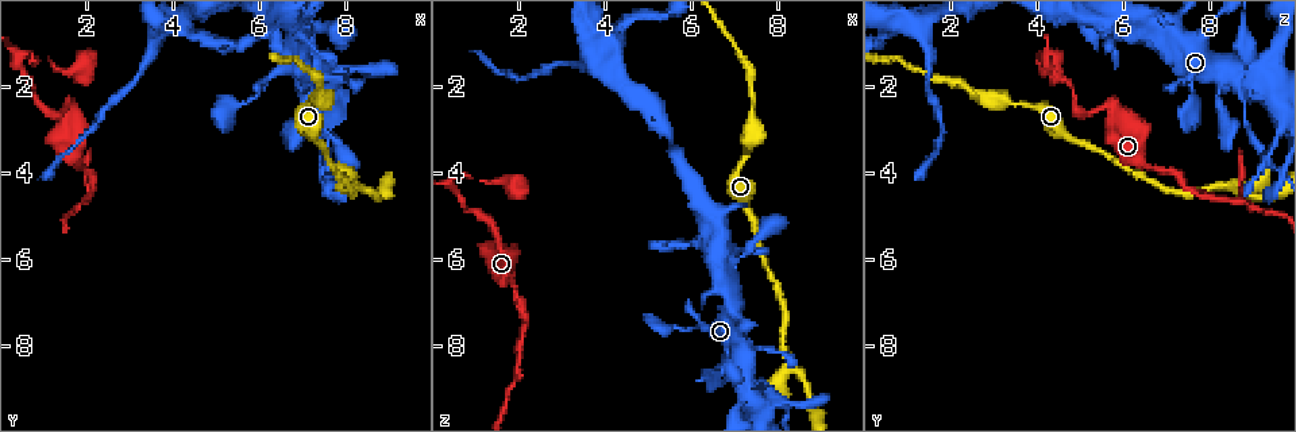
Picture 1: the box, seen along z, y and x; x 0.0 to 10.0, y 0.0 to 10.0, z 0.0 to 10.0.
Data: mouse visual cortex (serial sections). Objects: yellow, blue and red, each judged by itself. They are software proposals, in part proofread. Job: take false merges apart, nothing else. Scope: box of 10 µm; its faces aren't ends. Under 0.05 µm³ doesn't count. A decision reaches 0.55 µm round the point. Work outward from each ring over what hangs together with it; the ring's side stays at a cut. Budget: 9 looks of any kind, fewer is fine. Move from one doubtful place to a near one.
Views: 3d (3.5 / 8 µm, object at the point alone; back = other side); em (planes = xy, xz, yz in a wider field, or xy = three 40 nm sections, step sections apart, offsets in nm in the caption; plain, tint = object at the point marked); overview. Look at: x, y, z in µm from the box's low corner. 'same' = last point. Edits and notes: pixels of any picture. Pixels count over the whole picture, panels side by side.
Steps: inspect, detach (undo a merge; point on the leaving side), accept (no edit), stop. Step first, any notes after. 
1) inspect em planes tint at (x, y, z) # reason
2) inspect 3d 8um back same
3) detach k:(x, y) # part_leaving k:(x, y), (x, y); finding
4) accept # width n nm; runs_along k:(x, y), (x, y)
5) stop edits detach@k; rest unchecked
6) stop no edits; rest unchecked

inspect 3d 8um at (8.15, 4.30, 8.25) # thick turns thin

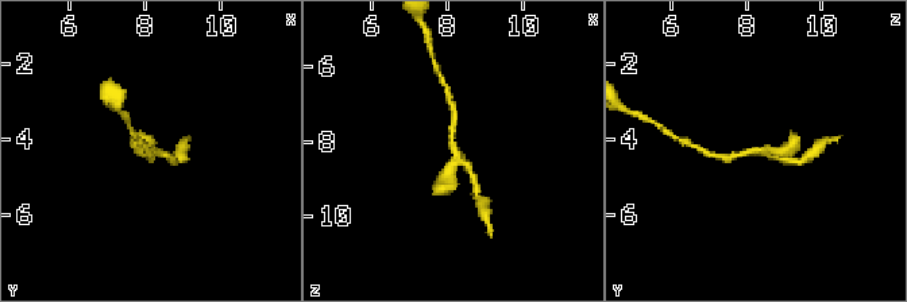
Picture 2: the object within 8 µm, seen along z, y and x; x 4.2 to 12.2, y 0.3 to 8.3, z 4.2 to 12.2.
inspect 3d 3.5um same # closer look

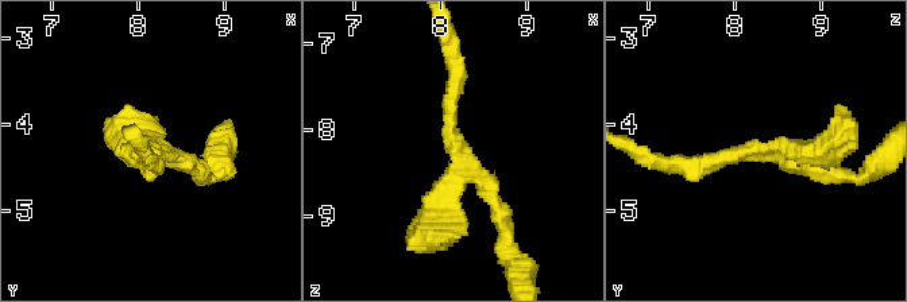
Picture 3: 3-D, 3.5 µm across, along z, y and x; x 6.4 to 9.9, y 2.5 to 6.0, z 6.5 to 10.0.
inspect em xy step 5 tint at (8.15, 4.30, 8.25) # arms 3; arm_widths 200, 200, 300 nm; need the tissue

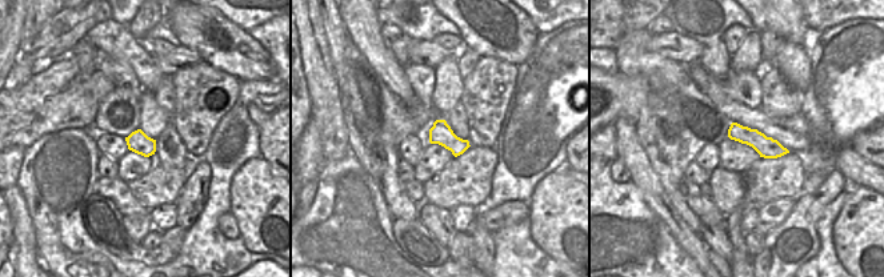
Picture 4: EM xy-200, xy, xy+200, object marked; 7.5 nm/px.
accept # width 160 nm; runs_along 3:(456, 62), (456, 165), (435, 227); one cell here

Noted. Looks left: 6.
inspect 3d 3.5um at (6.70, 1.55, 8.85) # four-way junction

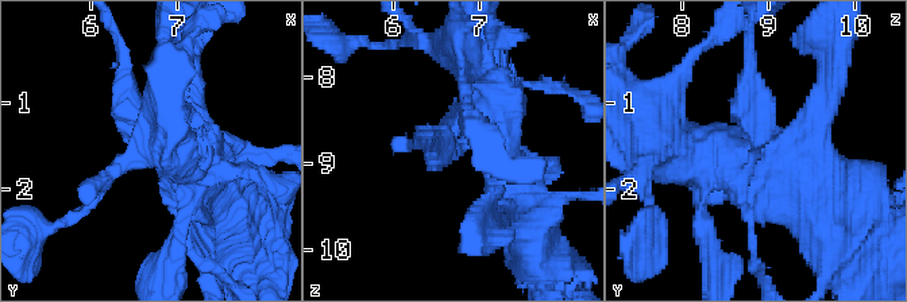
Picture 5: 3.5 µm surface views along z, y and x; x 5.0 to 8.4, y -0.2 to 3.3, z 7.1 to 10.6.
accept # runs_along 5:(691, 151), (753, 159), (749, 77); continuous, no second cell

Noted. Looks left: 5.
inspect 3d 8um at (1.55, 2.45, 5.65) # sharp bend

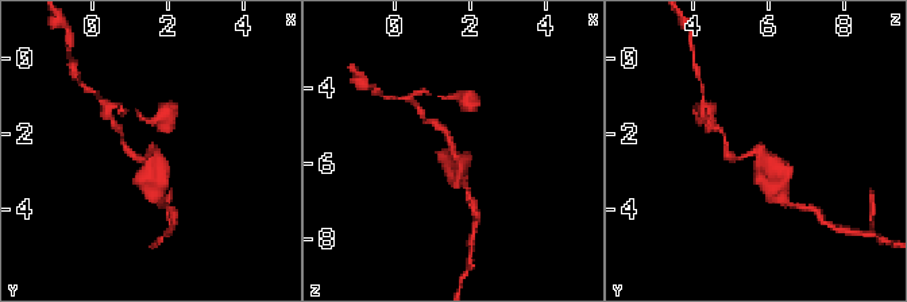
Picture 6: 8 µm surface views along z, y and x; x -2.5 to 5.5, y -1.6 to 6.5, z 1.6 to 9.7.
inspect em planes tint same # arm_widths 200, 500 nm

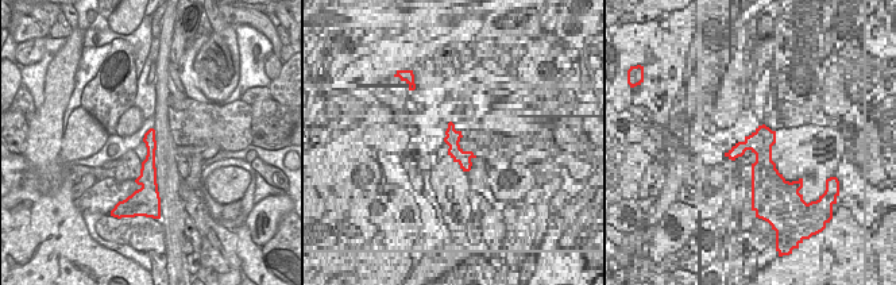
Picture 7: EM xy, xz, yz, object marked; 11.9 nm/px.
accept # one cell here

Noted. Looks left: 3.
inspect 3d 3.5um at (3.55, 1.30, 1.55) # thick turns thin

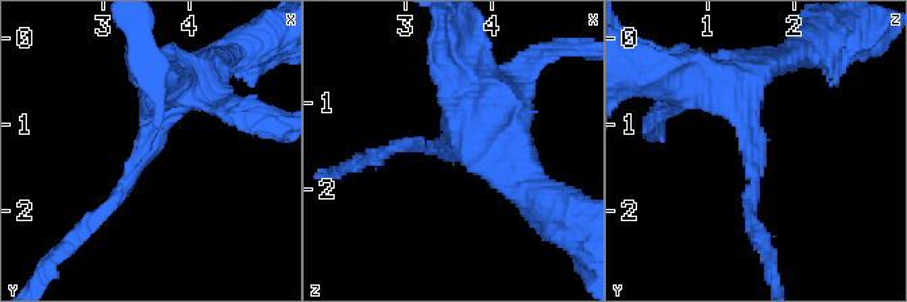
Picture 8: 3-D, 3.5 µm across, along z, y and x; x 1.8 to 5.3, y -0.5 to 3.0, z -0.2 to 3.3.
inspect em planes tint at (3.50, 1.25, 1.55)

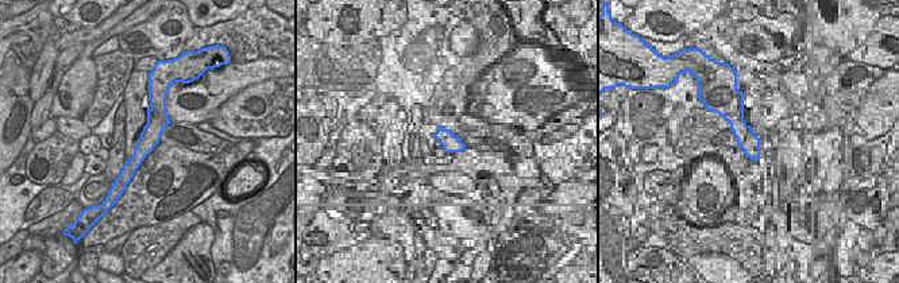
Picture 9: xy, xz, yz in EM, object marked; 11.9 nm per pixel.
accept # arm_widths 150, 450 nm; runs_along 9:(154, 100), (154, 128), (126, 179); continuous, no second cell

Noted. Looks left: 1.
stop no edits; rest unchecked

